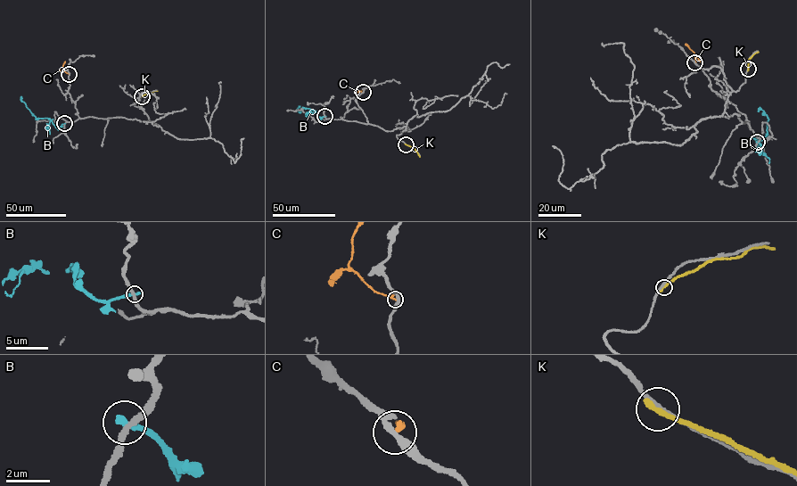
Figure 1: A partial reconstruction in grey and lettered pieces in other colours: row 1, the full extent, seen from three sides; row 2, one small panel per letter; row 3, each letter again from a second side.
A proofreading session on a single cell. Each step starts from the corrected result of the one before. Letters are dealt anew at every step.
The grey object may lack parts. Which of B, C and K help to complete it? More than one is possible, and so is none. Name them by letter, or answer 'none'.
none

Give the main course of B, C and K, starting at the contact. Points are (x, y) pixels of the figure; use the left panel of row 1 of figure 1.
B: (64, 123), (57, 128), (47, 118), (36, 118), (22, 99)
C: (69, 74), (62, 69), (65, 61)
K: (142, 96), (157, 91)

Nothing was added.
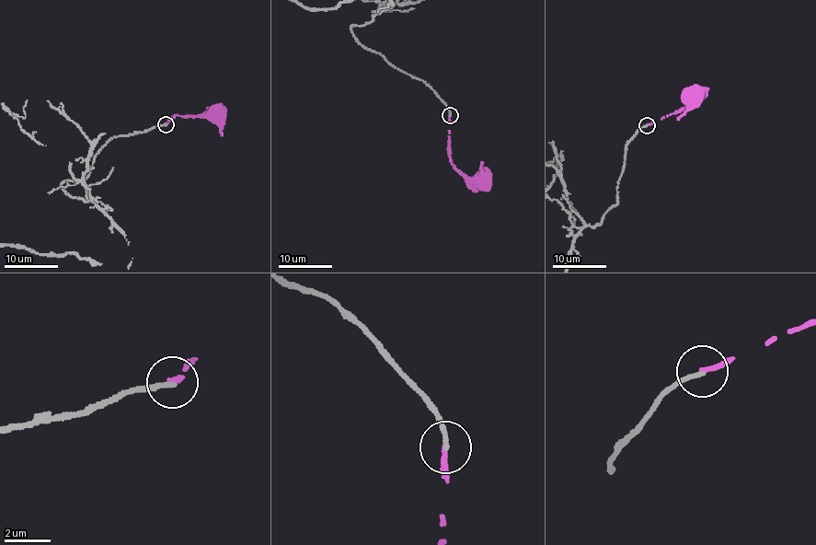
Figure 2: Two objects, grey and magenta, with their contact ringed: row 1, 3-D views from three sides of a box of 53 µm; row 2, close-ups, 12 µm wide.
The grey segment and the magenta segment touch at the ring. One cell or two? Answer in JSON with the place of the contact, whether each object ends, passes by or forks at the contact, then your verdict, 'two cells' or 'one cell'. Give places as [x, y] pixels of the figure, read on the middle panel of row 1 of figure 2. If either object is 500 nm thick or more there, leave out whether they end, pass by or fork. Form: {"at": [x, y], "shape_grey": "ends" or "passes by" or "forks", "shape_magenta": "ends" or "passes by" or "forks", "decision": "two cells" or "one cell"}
{"at": [450, 115], "shape_grey": "ends", "shape_magenta": "ends", "decision": "two cells"}

